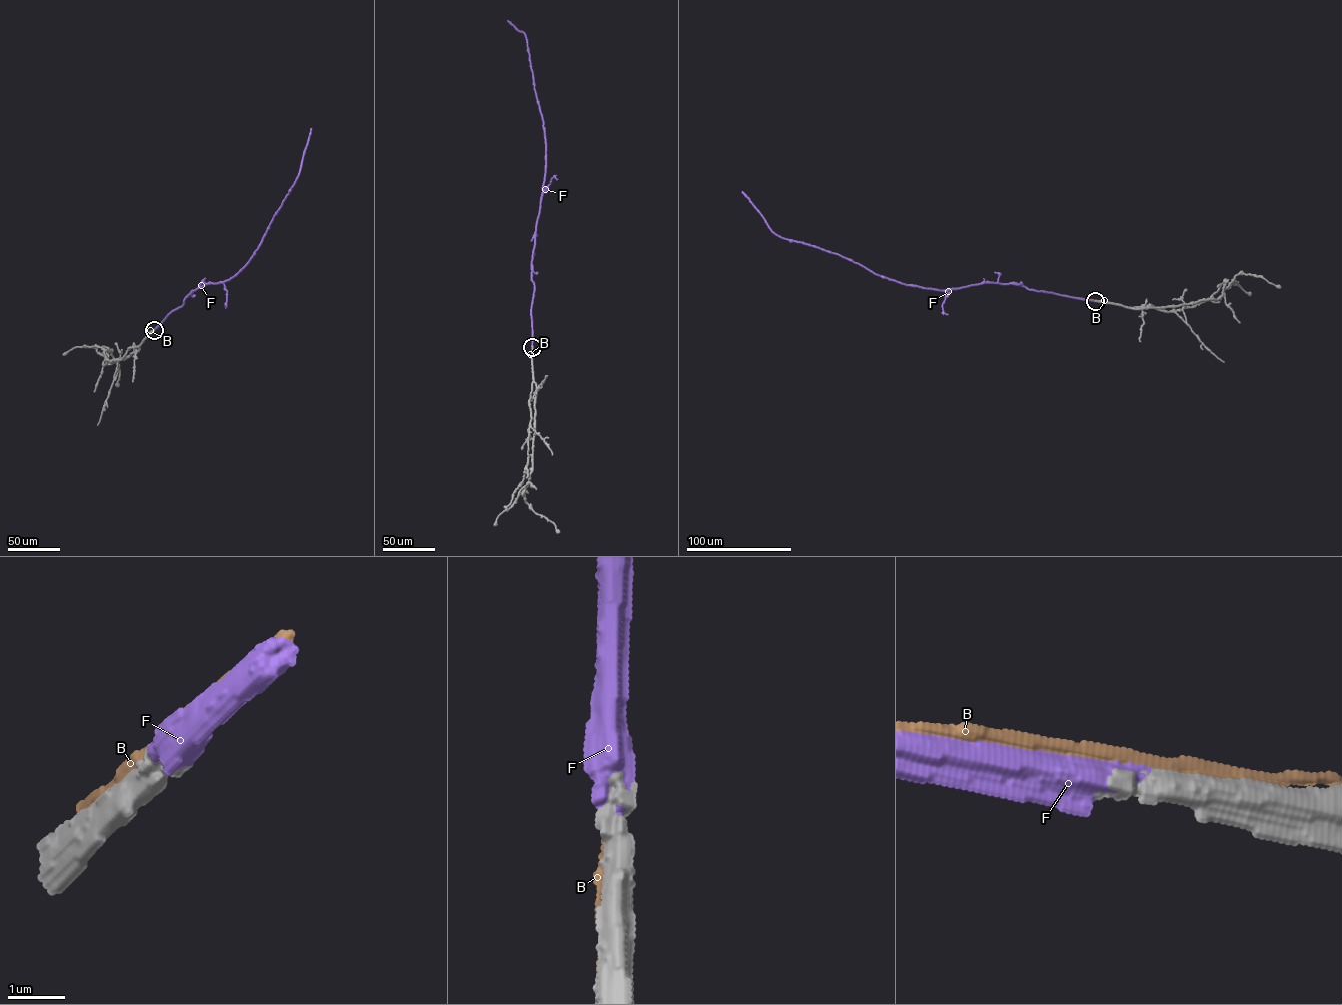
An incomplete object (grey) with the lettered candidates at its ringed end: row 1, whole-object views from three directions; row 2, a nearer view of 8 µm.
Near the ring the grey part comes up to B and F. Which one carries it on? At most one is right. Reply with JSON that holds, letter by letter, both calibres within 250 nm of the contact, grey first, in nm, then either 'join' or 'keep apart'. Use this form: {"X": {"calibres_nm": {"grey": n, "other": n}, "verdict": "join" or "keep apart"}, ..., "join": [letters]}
{"B": {"calibres_nm": {"grey": 500, "other": 220}, "verdict": "keep apart"}, "F": {"calibres_nm": {"grey": 480, "other": 500}, "verdict": "join"}, "join": ["F"]}

